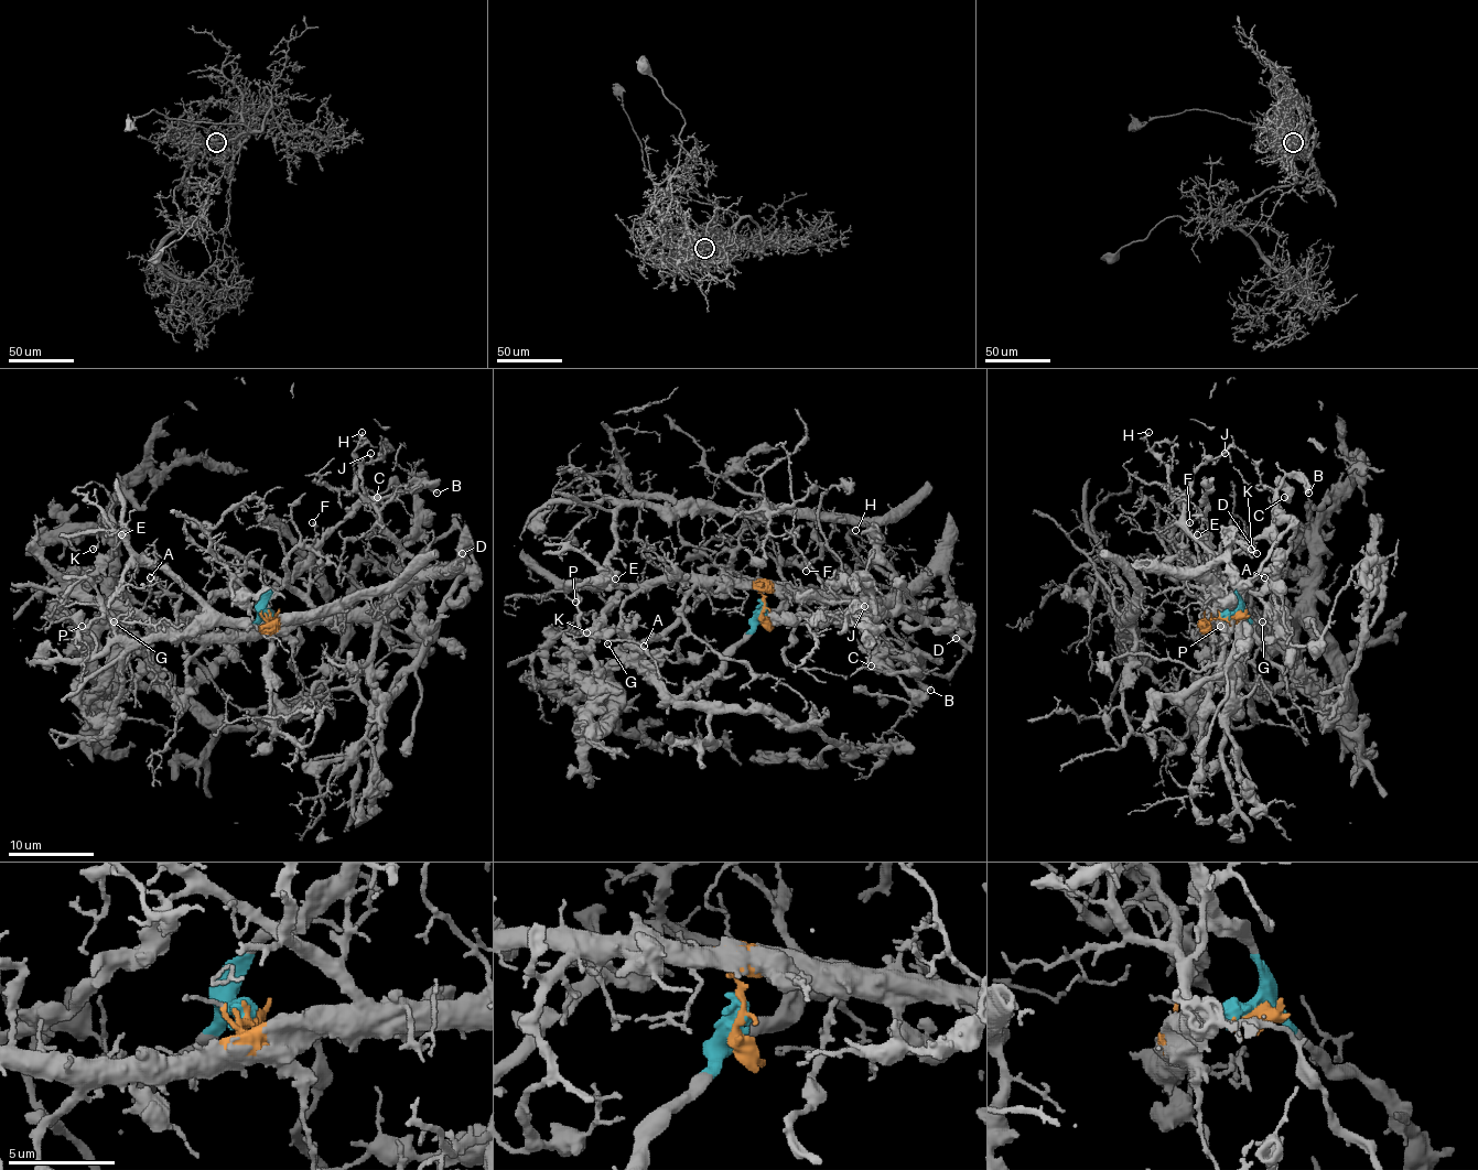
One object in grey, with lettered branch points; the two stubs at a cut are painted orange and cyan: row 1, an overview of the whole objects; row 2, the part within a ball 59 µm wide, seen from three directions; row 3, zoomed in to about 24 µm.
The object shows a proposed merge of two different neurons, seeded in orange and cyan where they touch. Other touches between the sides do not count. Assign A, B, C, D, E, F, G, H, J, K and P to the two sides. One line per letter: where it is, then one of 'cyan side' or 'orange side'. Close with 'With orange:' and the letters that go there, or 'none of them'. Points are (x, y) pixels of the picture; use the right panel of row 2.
A: place (1264, 577); orange side
B: place (1308, 493); orange side
C: place (1284, 497); orange side
D: place (1257, 553); orange side
E: place (1197, 534); orange side
F: place (1189, 522); orange side
G: place (1262, 621); orange side
H: place (1149, 432); orange side
J: place (1225, 453); orange side
K: place (1251, 549); orange side
P: place (1220, 626); orange side
With orange: A, B, C, D, E, F, G, H, J, K, P

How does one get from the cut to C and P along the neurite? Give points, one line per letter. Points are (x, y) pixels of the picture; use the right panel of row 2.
C: (1228, 618), (1206, 623), (1217, 603), (1217, 580), (1208, 562), (1251, 543), (1271, 523), (1282, 485), (1283, 498)
P: (1228, 618), (1212, 618), (1200, 632), (1198, 630), (1203, 624), (1203, 603), (1208, 592), (1208, 605), (1219, 626)

